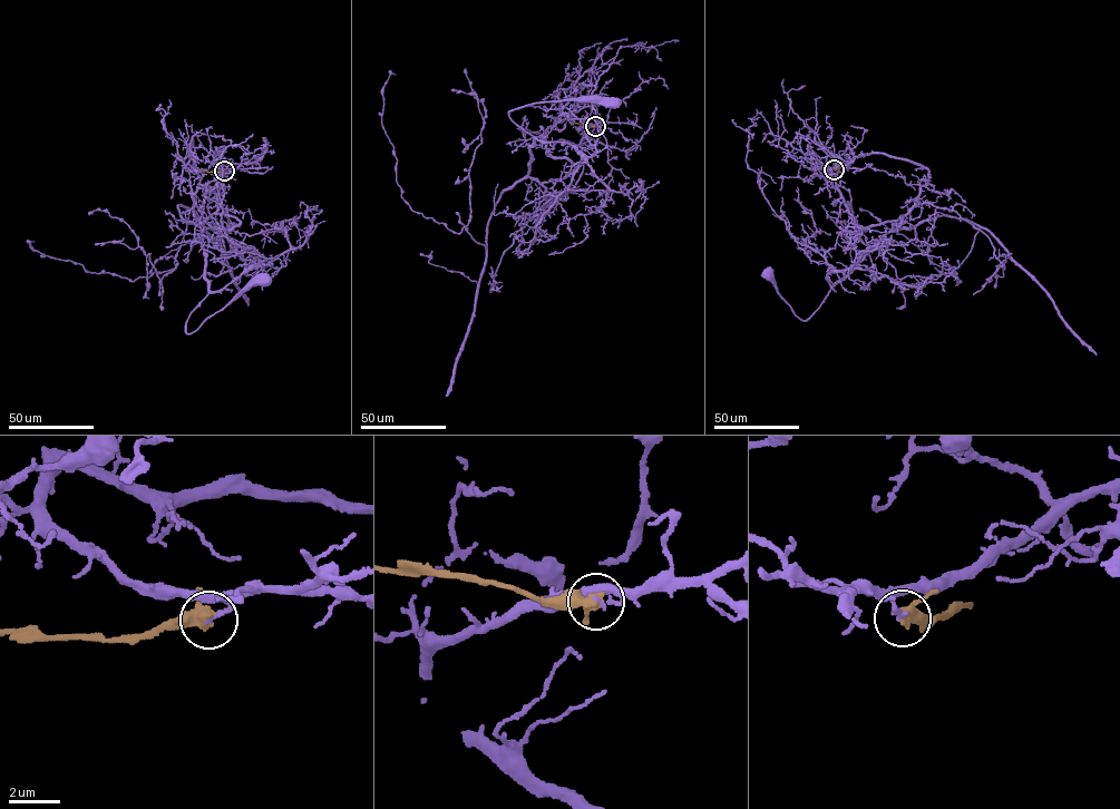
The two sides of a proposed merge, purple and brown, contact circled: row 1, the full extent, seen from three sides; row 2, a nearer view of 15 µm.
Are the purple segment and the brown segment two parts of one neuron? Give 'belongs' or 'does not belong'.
does not belong

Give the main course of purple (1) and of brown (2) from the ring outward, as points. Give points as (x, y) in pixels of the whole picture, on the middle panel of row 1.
1: (595, 126), (584, 130), (577, 183), (547, 206), (527, 174), (533, 137), (508, 114), (614, 101)
2: (595, 126), (575, 123), (570, 114)

